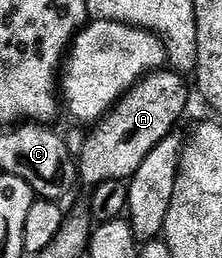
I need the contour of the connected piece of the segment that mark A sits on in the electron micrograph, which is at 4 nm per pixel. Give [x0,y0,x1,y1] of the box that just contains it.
[79,68,189,188]

